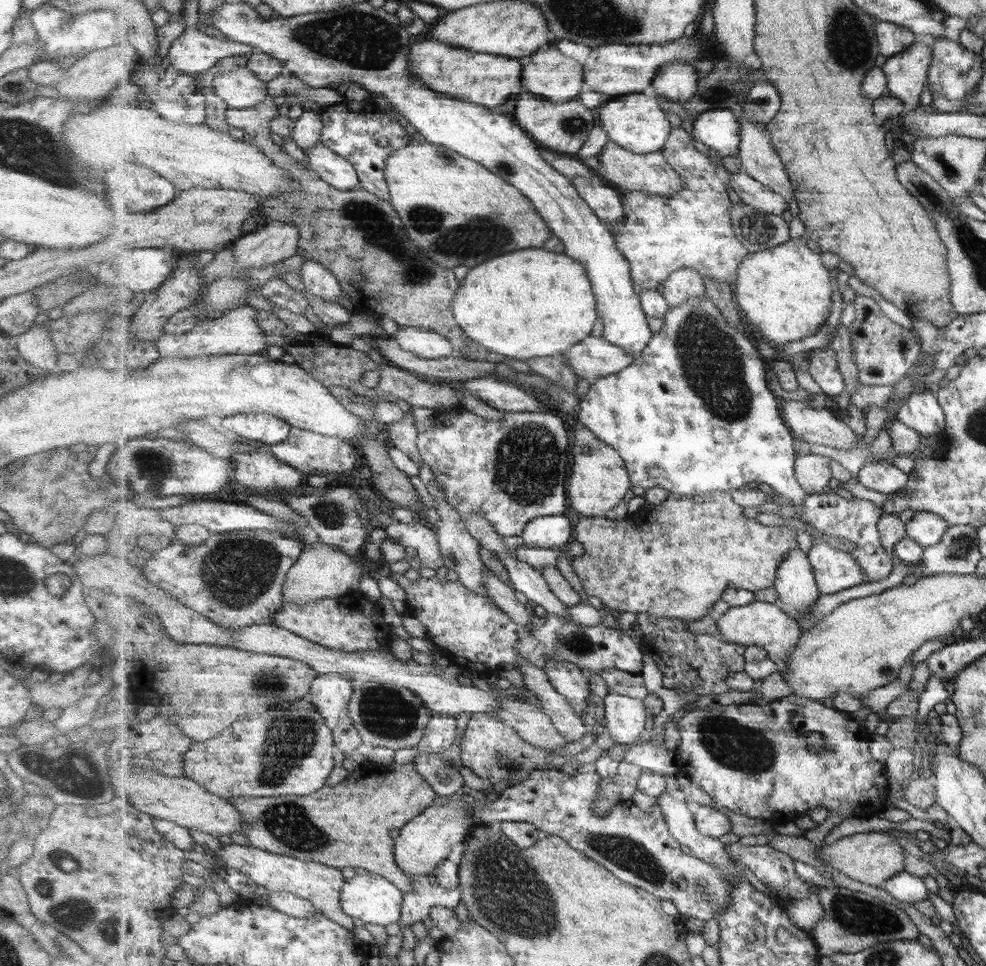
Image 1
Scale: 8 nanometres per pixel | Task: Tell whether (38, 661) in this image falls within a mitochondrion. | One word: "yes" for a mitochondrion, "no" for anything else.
no

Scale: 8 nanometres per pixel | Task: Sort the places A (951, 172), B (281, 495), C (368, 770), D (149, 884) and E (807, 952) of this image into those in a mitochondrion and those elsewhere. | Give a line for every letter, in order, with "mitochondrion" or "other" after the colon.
A: mitochondrion
B: other
C: other
D: other
E: other

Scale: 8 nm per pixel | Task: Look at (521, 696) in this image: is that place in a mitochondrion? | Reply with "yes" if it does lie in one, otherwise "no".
no

